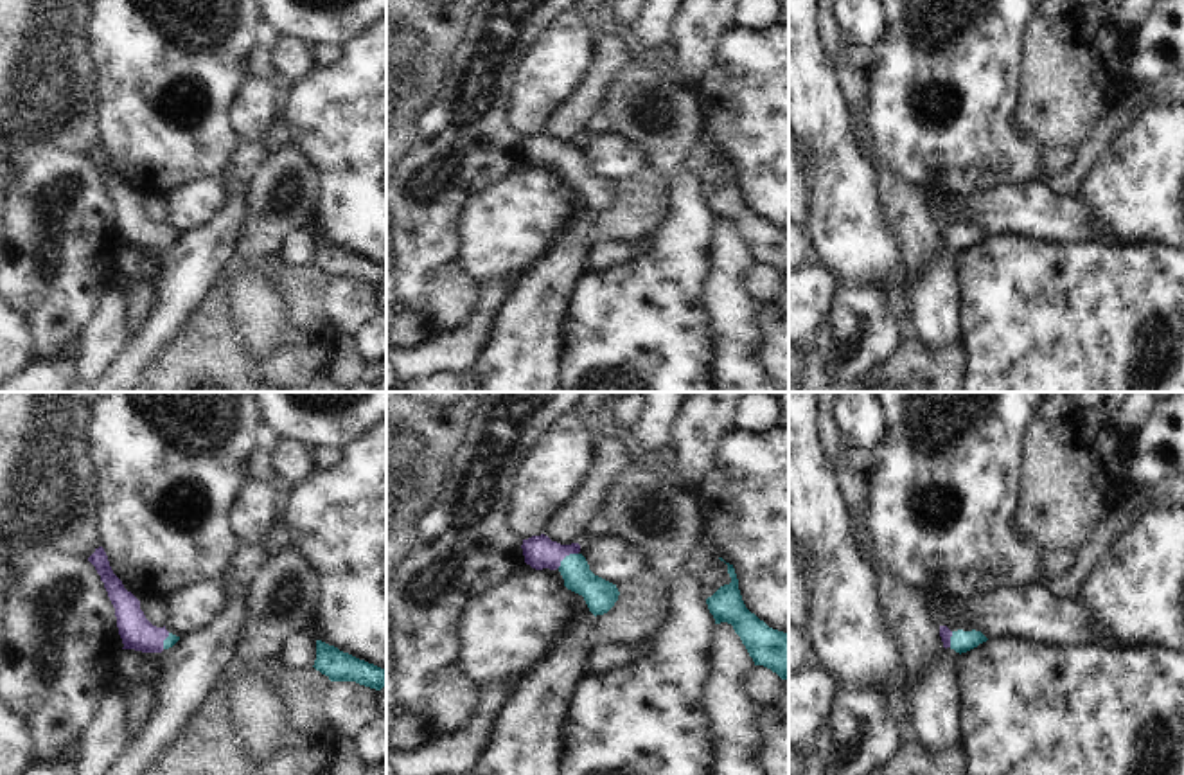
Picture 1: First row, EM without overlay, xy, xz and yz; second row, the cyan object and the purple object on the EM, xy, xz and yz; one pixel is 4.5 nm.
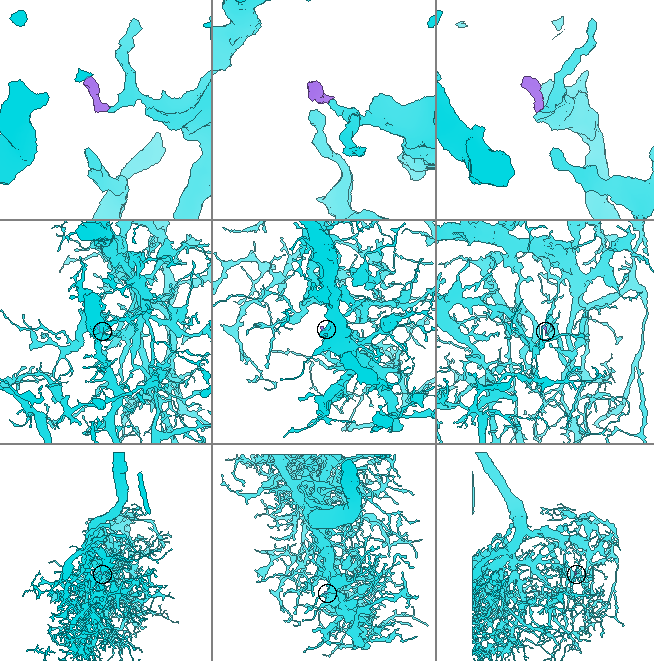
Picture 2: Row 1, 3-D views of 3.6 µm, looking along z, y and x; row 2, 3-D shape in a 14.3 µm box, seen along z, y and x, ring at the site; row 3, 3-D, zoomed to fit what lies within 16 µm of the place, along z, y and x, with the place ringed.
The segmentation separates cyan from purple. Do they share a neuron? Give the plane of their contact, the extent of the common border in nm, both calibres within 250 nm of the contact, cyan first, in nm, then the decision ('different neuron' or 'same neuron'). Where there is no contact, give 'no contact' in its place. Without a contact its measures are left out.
contact in xz; length 120 nm; calibres 140 and 150 nm; same neuron

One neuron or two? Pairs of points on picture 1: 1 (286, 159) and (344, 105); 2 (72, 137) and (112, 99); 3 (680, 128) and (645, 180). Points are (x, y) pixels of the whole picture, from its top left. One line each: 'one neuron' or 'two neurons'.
1: two neurons
2: two neurons
3: two neurons

